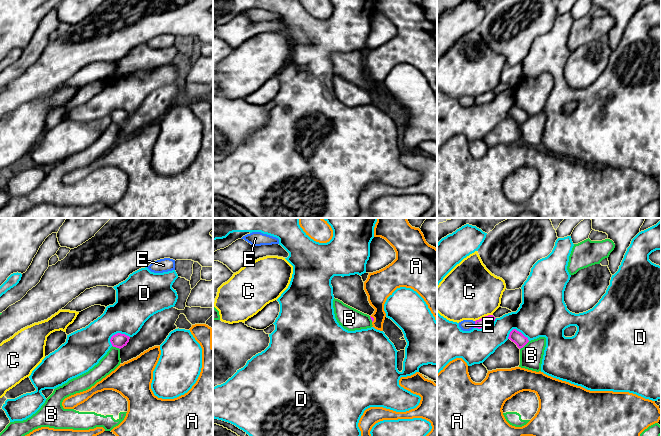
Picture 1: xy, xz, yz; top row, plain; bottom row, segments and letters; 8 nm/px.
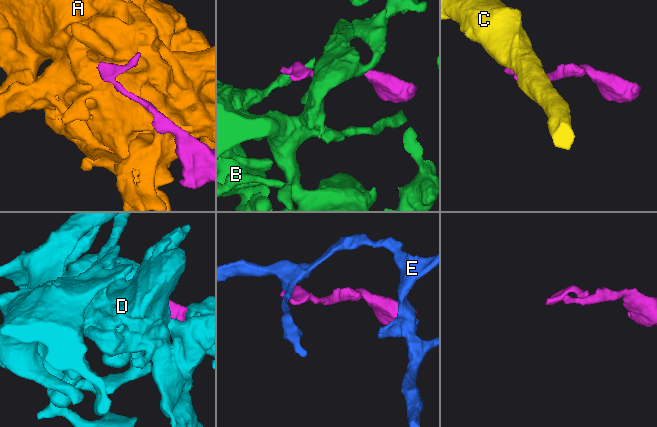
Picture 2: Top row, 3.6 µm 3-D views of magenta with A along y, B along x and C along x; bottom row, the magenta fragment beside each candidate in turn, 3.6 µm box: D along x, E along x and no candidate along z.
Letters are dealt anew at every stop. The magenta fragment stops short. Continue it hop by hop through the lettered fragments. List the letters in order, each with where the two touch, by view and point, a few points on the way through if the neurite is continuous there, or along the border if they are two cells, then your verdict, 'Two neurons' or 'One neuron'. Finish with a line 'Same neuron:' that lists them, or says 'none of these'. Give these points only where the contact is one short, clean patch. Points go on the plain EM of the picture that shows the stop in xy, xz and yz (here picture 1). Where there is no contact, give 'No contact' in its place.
A: Touches magenta at xz (373, 95). Two neurons
B: Touches magenta at yz (524, 121). Boundary: yz (529, 117), (520, 125). Two neurons
C: Touches magenta at yz (483, 93). Two neurons
D: Touches magenta at xy (118, 109). Two neurons
E: Touches magenta at yz (475, 100). Two neurons
Same neuron: none of these

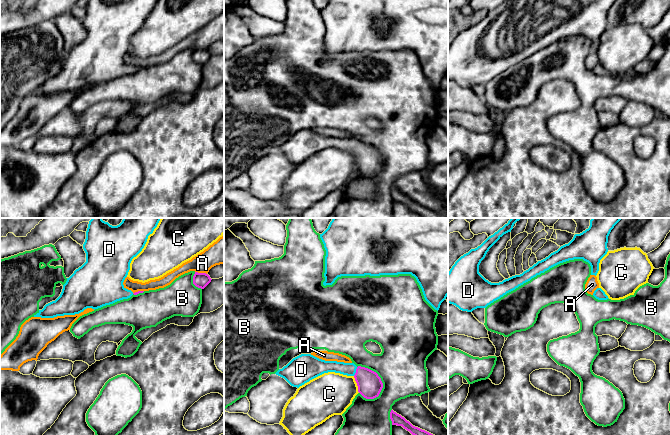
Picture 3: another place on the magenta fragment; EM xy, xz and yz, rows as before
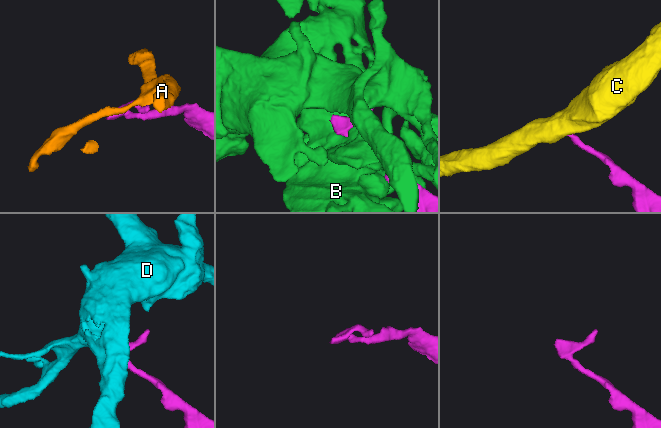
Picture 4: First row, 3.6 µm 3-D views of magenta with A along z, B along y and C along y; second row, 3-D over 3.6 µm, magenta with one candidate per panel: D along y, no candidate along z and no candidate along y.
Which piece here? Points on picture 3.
A: Touches magenta at xy (201, 49). Two neurons
B: Touches magenta at xz (378, 152). Two neurons
C: Touches magenta at xz (357, 160). Two neurons
D: Touches magenta at xz (356, 147). Path across: xz (369, 160), (356, 147), (349, 145). One neuron
Same neuron: D

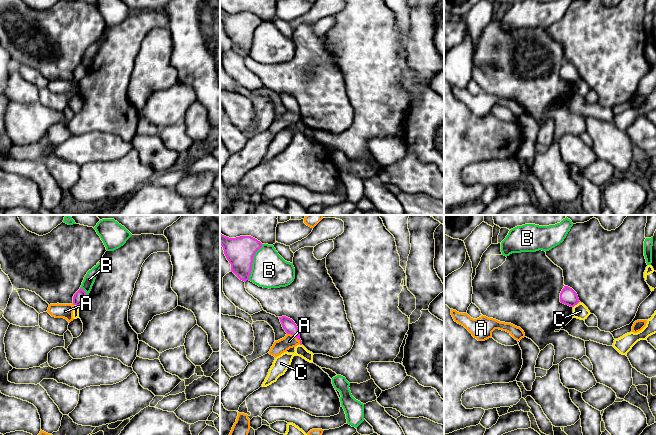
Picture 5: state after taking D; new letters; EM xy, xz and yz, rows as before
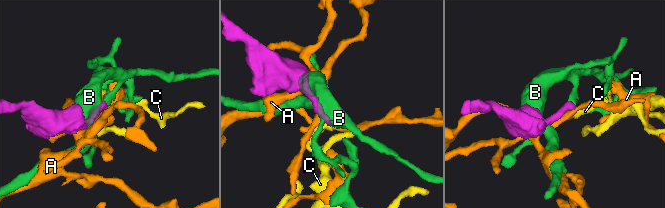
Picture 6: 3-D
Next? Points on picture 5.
A: Touches magenta at xz (294, 112). Two neurons
B: Touches magenta at xz (252, 38). Two neurons
C: Touches magenta at yz (576, 80). Boundary: yz (579, 77), (573, 83). Two neurons
Same neuron: none of these

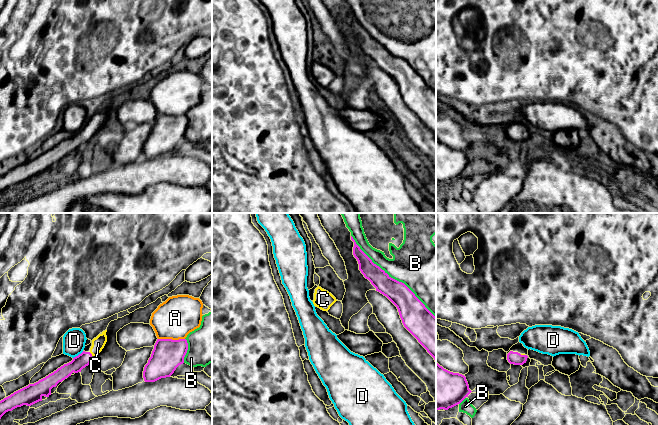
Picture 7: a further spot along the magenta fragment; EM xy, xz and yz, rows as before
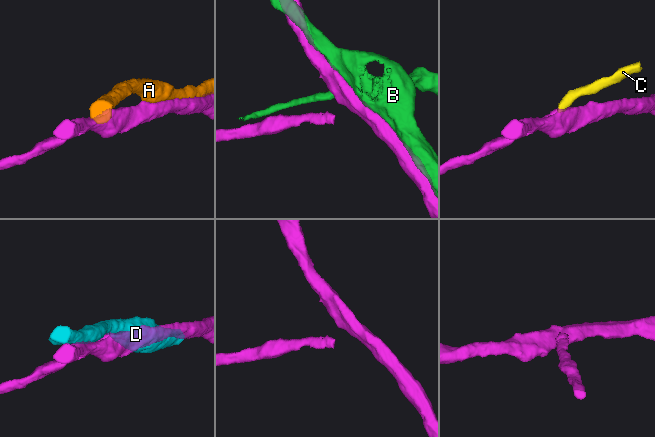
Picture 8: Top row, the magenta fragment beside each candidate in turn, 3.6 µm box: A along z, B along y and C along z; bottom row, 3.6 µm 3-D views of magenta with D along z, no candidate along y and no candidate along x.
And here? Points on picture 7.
A: Touches magenta at xy (171, 115). Two neurons
B: Touches magenta at xz (392, 54). Two neurons
C: Touches magenta at xy (91, 130). Path across: xy (79, 138), (91, 130), (98, 119). One neuron
D: Touches magenta at xy (79, 130). Two neurons
Same neuron: C

